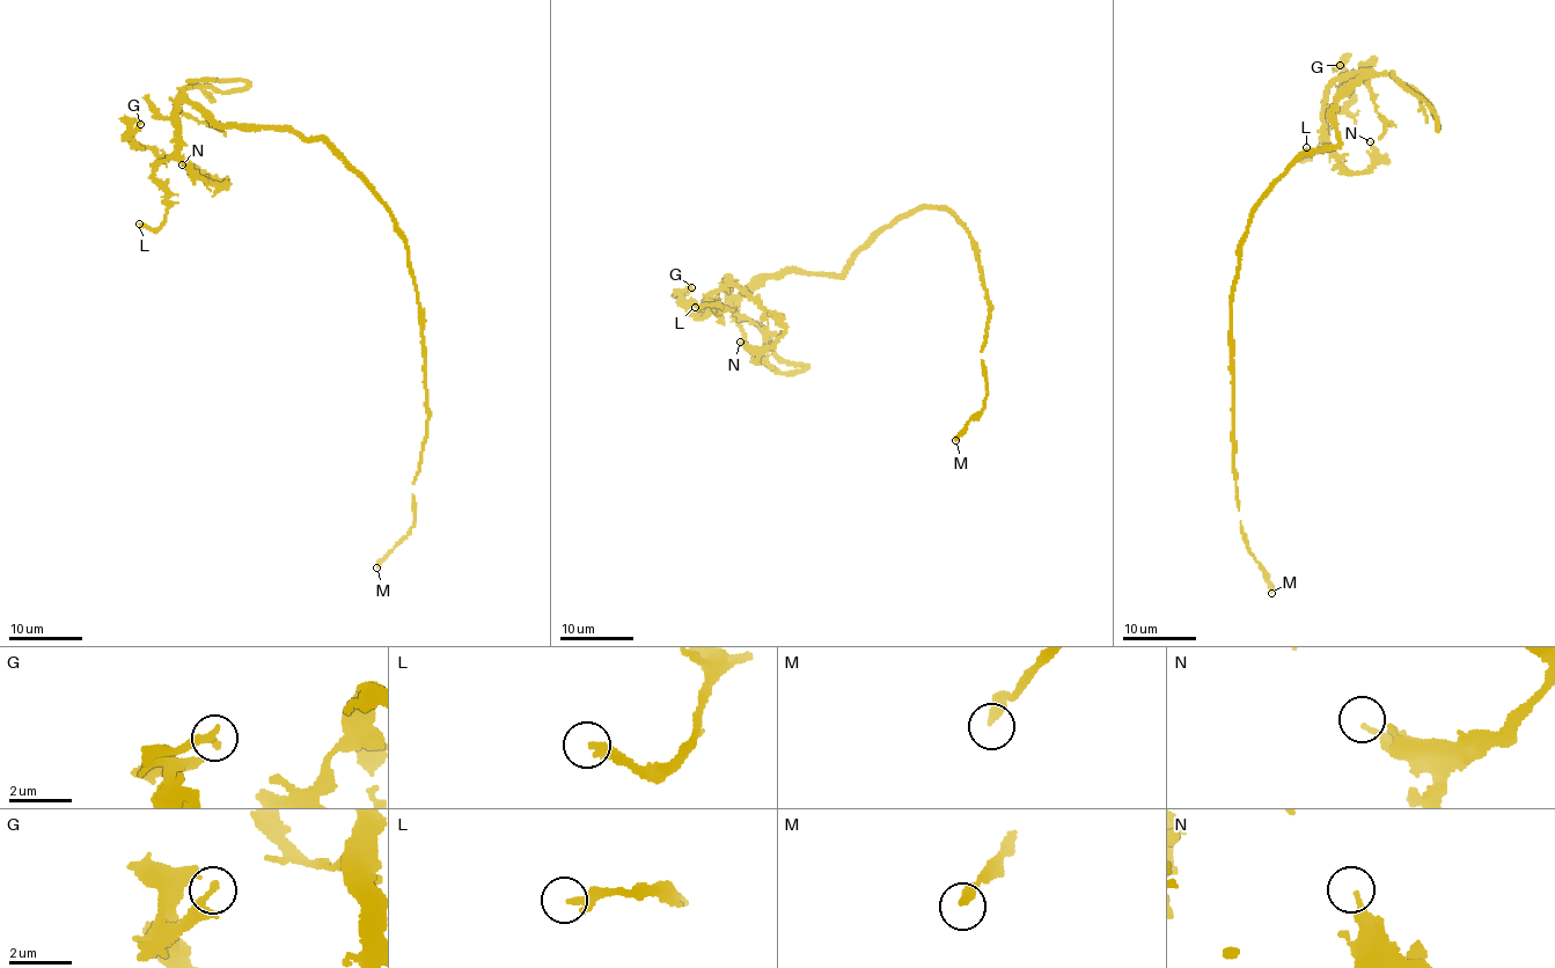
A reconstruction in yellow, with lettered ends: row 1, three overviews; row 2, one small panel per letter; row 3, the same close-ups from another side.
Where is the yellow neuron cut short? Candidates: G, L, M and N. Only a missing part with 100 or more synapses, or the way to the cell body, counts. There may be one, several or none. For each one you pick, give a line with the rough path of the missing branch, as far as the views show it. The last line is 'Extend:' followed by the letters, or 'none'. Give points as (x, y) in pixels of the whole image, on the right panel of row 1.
Extend: none

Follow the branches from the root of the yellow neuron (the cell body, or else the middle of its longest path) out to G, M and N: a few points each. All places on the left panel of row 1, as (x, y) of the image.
G: (382, 203), (317, 136), (215, 125), (181, 102), (176, 152), (158, 161), (134, 142), (131, 126), (140, 124)
M: (382, 203), (403, 237), (417, 291), (427, 438), (420, 471), (412, 484), (415, 526), (376, 567)
N: (382, 203), (323, 138), (215, 125), (184, 102), (176, 117), (180, 155), (202, 178), (227, 181), (182, 164)

